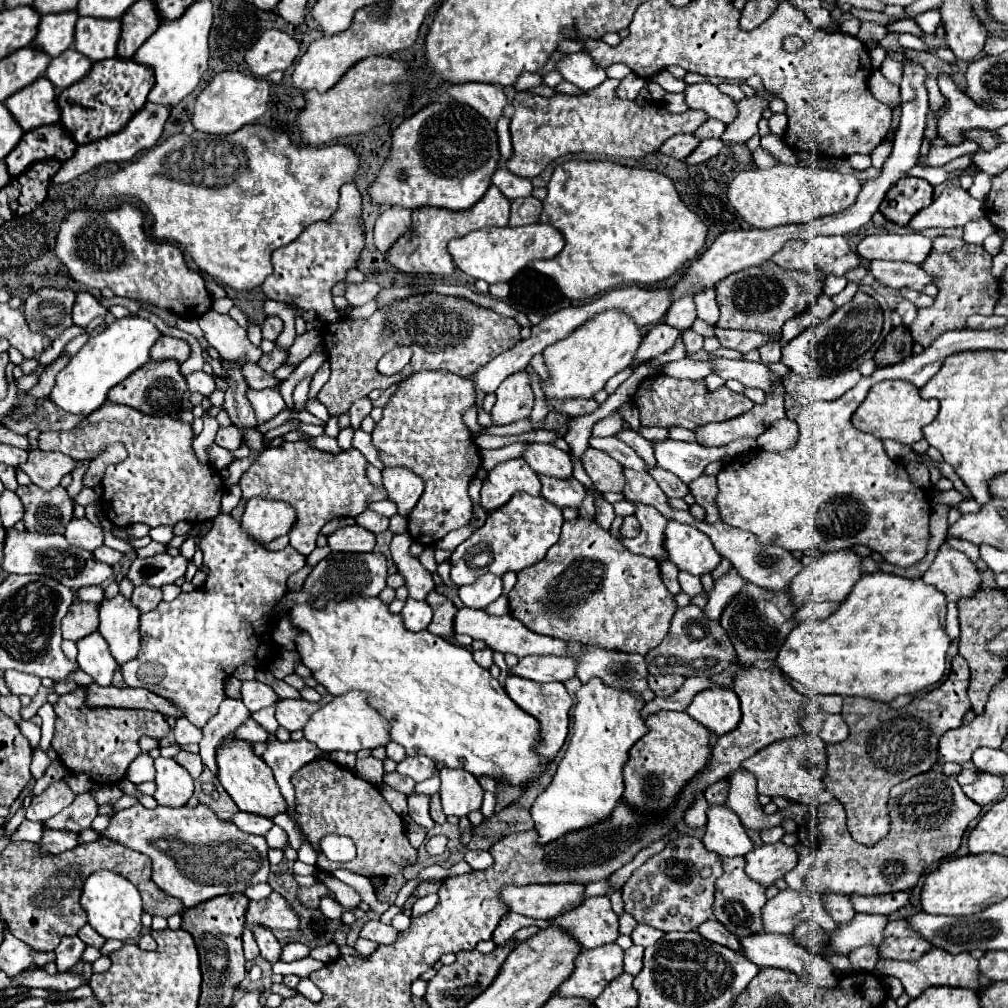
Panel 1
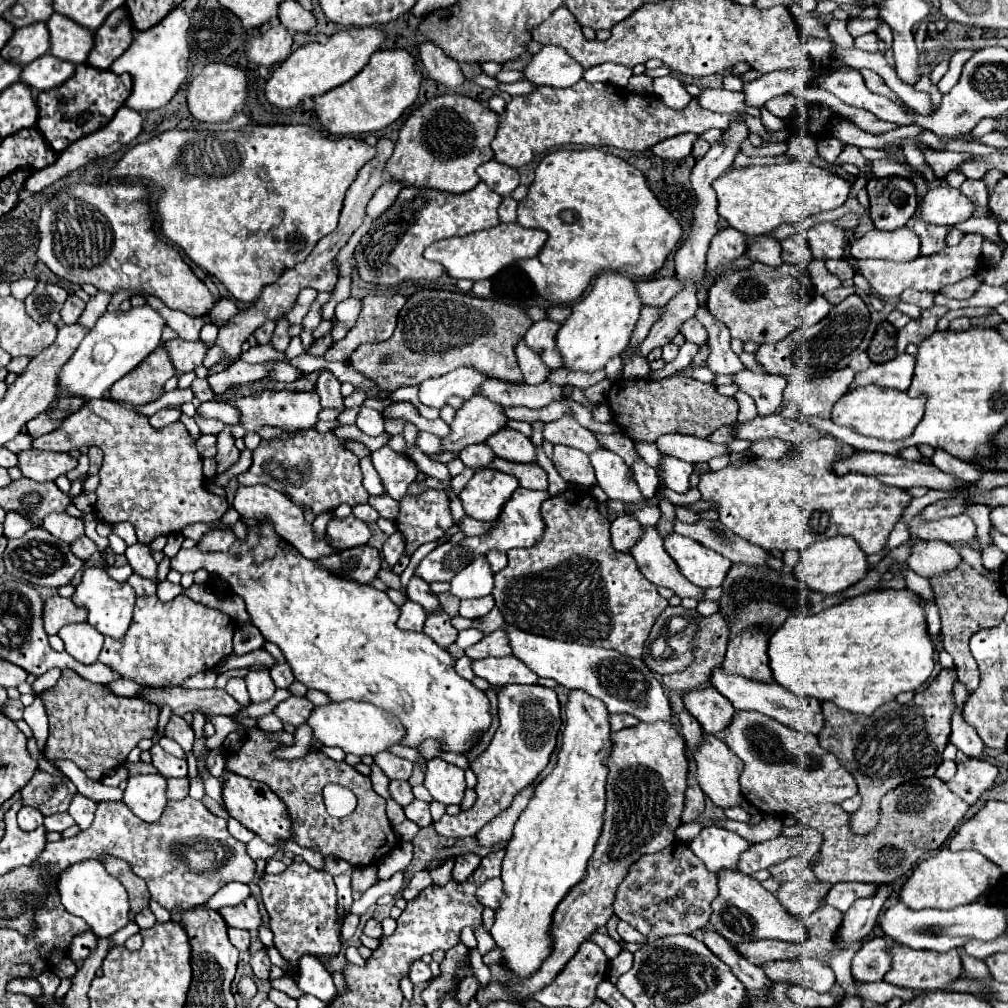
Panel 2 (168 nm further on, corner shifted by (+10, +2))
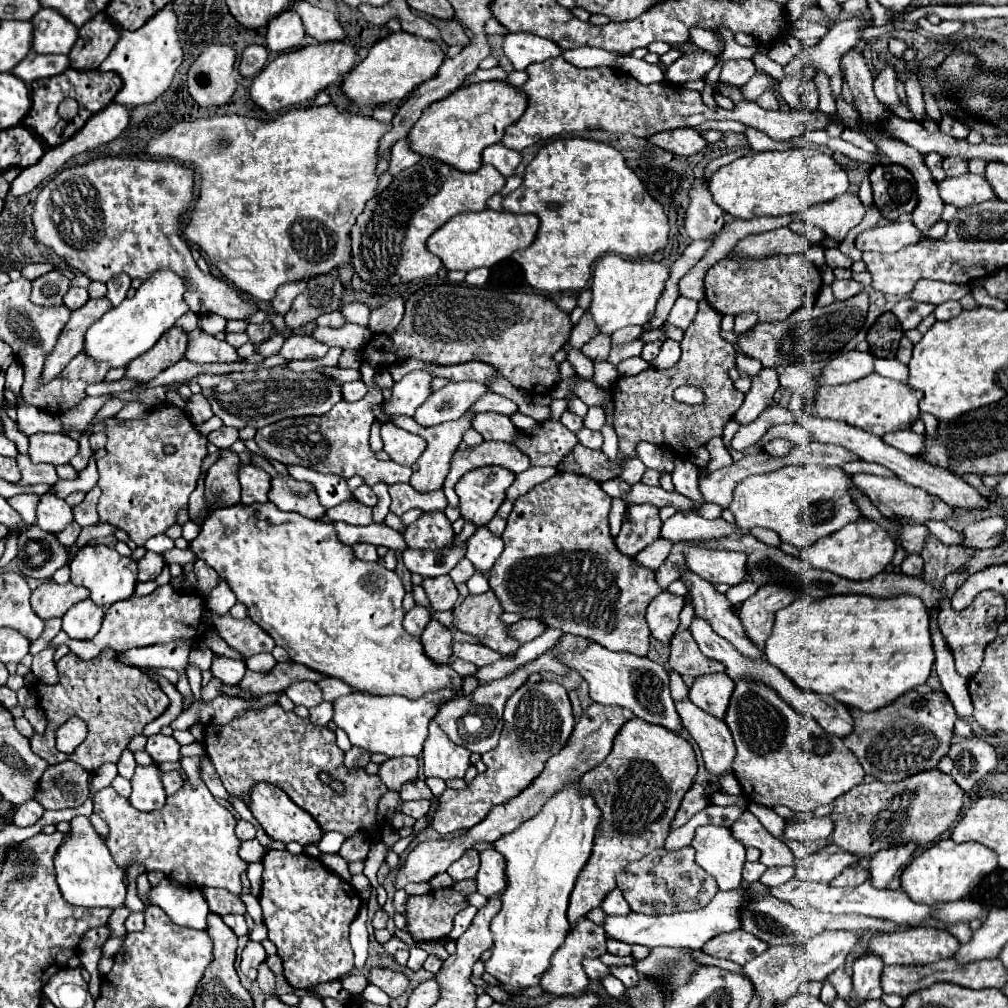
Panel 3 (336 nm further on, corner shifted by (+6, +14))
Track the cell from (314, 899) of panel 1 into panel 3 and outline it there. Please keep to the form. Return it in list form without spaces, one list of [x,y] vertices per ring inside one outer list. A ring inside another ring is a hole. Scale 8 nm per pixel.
[[[267,851],[263,857],[263,885],[259,903],[269,939],[277,945],[283,961],[283,975],[295,989],[309,989],[319,983],[343,979],[353,971],[353,949],[349,945],[349,927],[359,913],[359,893],[353,885],[333,875],[321,861],[309,855],[291,855],[287,851]]]

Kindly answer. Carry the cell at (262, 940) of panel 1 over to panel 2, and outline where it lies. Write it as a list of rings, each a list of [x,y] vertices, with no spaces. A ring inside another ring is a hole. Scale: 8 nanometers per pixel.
[[[265,947],[257,949],[255,953],[251,953],[251,967],[253,967],[253,973],[255,973],[259,979],[267,979],[267,977],[269,977],[271,961],[269,961],[269,955],[267,955],[267,949],[265,949]]]

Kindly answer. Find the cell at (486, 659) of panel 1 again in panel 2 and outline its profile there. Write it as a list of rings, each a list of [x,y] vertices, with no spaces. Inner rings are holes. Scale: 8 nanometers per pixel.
[[[465,655],[465,657],[461,657],[461,659],[455,663],[457,673],[459,673],[461,677],[469,679],[469,681],[473,681],[473,677],[475,677],[475,673],[473,673],[473,669],[471,669],[471,663],[473,663],[473,659],[469,659],[467,655]]]

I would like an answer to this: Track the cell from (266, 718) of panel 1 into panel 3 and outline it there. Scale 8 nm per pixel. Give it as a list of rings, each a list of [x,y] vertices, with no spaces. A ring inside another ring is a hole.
[[[259,653],[259,655],[249,657],[245,663],[247,663],[247,667],[249,667],[251,671],[261,671],[261,673],[267,673],[269,669],[273,669],[273,665],[275,665],[277,661],[273,659],[273,655],[271,655],[271,653]]]

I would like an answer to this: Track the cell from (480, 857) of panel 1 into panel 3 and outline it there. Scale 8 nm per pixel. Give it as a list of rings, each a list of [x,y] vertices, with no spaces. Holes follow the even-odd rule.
[[[469,849],[463,853],[463,857],[459,857],[457,861],[453,861],[447,869],[447,873],[451,875],[453,881],[465,881],[465,879],[473,879],[477,873],[477,861],[479,861],[479,853],[475,849]]]

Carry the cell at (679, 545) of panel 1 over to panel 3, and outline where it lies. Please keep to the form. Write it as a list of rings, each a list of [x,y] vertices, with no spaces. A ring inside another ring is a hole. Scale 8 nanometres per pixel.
[[[699,545],[685,547],[687,567],[701,579],[727,585],[747,581],[747,555],[739,551],[709,551]]]

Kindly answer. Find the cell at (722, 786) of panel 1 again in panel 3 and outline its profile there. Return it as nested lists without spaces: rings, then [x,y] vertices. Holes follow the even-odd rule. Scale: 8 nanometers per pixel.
[[[693,783],[691,789],[685,793],[685,797],[681,801],[681,807],[679,807],[677,815],[675,815],[675,819],[671,821],[671,829],[677,829],[677,827],[685,825],[695,813],[699,813],[701,809],[705,809],[707,805],[709,805],[709,799],[707,799],[703,787],[697,785],[697,783]]]

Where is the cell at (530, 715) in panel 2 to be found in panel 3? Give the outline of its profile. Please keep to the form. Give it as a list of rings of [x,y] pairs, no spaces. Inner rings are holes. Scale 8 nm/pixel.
[[[545,681],[519,687],[505,705],[503,721],[505,725],[501,731],[499,745],[483,755],[487,771],[467,783],[465,789],[445,789],[445,793],[439,797],[439,811],[433,819],[433,829],[439,835],[447,835],[461,829],[467,831],[475,827],[487,817],[487,813],[495,805],[503,805],[509,799],[517,797],[523,789],[527,789],[533,777],[537,777],[537,773],[545,769],[547,759],[563,749],[575,725],[567,691],[557,683]]]

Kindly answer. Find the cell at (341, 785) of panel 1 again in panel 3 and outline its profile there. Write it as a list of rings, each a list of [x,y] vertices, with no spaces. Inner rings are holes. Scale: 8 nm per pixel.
[[[279,703],[261,709],[245,709],[225,725],[209,723],[205,727],[203,745],[207,747],[207,757],[213,763],[217,775],[221,777],[227,793],[239,797],[245,805],[249,805],[251,801],[253,785],[263,781],[285,791],[295,805],[313,815],[313,819],[321,825],[323,831],[339,831],[345,837],[351,837],[355,835],[355,831],[371,833],[377,825],[377,801],[387,791],[385,785],[381,785],[381,779],[377,775],[367,775],[365,769],[347,769],[343,763],[345,753],[337,747],[335,733],[329,727],[317,727],[309,719],[301,719],[293,711],[285,711]],[[321,773],[327,773],[331,775],[331,779],[341,781],[345,791],[337,793],[335,789],[331,789],[329,783],[323,783],[319,779]]]

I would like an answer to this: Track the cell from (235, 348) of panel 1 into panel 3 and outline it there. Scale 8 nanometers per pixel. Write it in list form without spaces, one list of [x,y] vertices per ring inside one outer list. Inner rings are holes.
[[[273,335],[269,337],[269,341],[263,341],[261,345],[257,345],[257,351],[263,355],[263,357],[271,357],[271,355],[277,355],[283,347],[283,341],[285,337],[283,335]]]

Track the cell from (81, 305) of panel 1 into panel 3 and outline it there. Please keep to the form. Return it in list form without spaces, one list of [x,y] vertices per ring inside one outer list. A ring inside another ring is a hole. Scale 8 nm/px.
[[[71,287],[67,293],[65,293],[65,297],[63,297],[63,303],[73,311],[73,309],[79,309],[79,307],[83,307],[85,303],[87,303],[87,299],[89,299],[89,293],[87,293],[87,289],[81,289],[81,287]]]

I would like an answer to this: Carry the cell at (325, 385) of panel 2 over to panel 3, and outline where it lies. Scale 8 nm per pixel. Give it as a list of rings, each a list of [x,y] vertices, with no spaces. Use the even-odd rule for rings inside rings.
[[[291,335],[285,339],[285,345],[281,349],[281,357],[285,359],[319,359],[329,351],[329,347],[313,337],[307,335]]]

